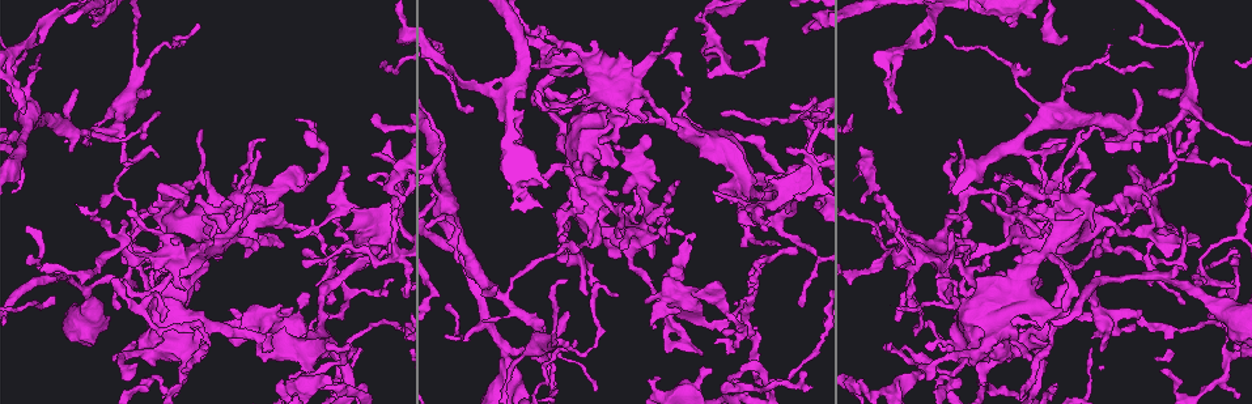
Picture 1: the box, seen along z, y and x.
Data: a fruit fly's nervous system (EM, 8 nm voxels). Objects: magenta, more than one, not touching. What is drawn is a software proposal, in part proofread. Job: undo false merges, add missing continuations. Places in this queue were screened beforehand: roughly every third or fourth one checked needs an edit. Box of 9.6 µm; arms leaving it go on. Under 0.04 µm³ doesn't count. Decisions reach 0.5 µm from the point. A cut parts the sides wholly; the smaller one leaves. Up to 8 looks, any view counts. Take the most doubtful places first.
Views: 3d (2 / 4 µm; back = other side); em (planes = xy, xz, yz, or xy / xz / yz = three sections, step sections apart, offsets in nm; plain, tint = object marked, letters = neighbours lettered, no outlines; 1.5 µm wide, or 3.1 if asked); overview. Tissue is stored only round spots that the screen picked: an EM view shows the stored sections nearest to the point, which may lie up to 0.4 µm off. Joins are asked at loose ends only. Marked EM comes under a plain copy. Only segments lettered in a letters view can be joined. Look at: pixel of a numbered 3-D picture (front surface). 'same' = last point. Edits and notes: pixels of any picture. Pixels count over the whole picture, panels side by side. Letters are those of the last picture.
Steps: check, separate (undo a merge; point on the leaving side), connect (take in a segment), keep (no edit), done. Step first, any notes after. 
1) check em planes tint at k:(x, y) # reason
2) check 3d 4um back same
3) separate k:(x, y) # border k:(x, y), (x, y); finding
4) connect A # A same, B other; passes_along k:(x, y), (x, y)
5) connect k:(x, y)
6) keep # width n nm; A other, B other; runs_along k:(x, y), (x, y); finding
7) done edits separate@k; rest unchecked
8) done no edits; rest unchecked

check 3d 2um at 1:(1207, 284) # abrupt turn

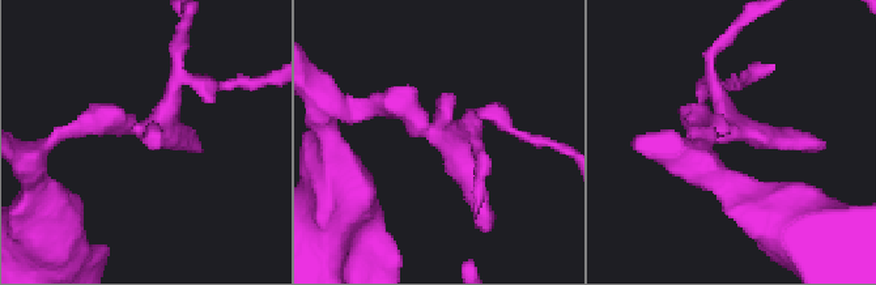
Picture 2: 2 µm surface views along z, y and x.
check em xz step 8 tint at 2:(444, 134)

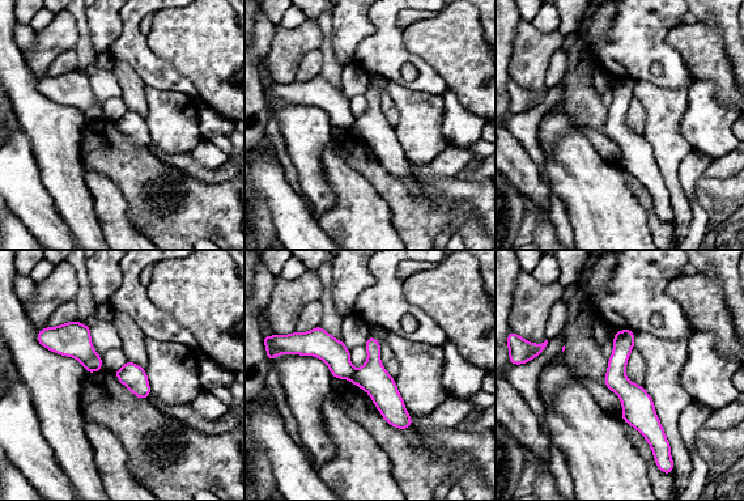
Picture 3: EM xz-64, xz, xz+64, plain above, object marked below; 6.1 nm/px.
check em xz step 8 letters same

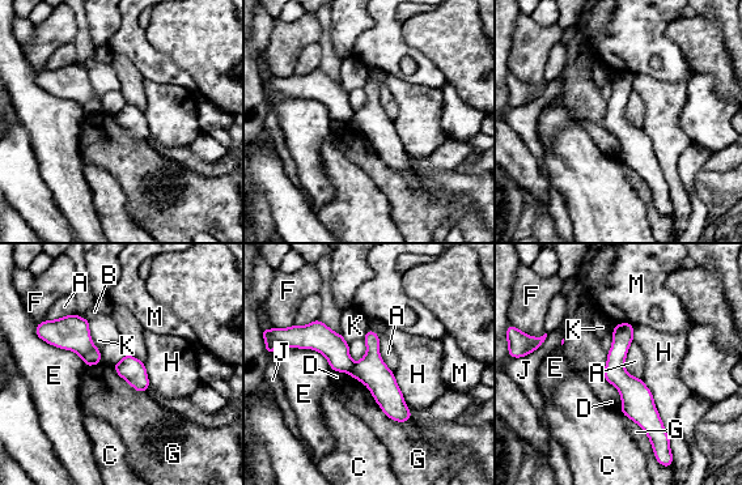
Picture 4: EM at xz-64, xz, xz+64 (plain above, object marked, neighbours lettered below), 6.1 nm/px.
separate 4:(333, 345) # longest_contact G 460 nm; A other, B other, C other, D other, E other, F other, G other, H other, J other, K other, M other; border 4:(355, 364), (348, 373); a second neuron is stuck on

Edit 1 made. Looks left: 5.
check overview # see it whole again

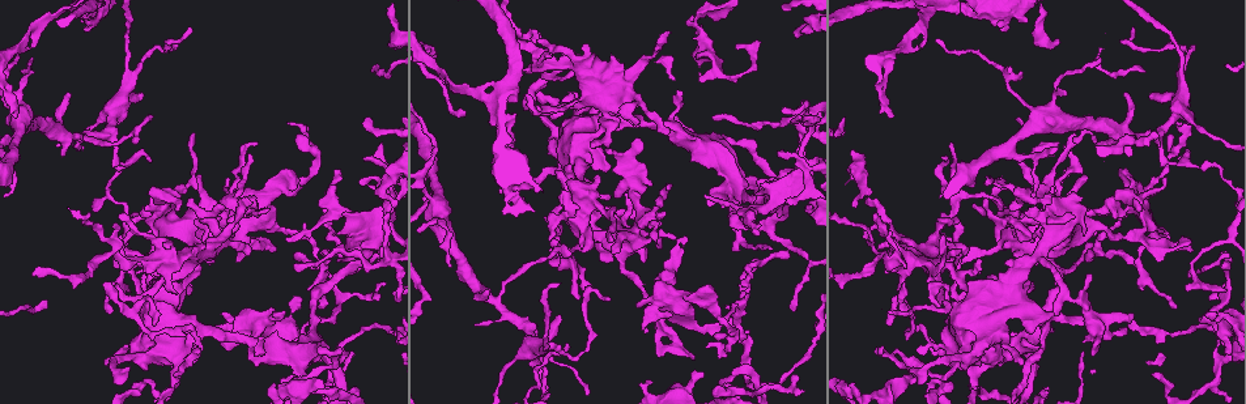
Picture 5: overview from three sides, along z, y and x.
check em planes letters at 5:(22, 50) # free end

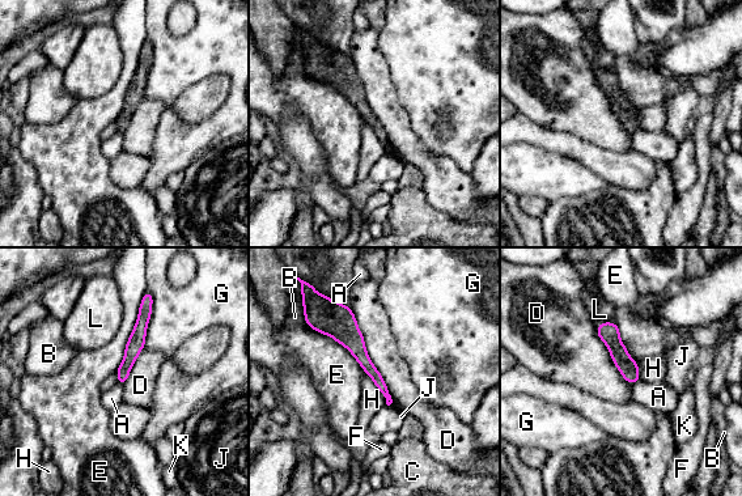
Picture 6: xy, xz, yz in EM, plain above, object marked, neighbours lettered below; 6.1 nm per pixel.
keep # A other, B other, C other, D other, E other, F other, G other, H other, J other, K other, L other; runs_along 6:(334, 306), (336, 319), (384, 389); none of them fits

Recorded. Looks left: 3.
check 3d 4um at 5:(713, 392) # free end

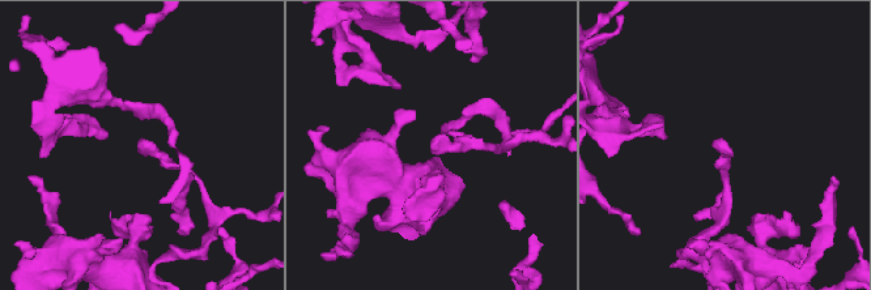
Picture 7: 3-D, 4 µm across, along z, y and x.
check em xy step 4 letters at 7:(721, 138)

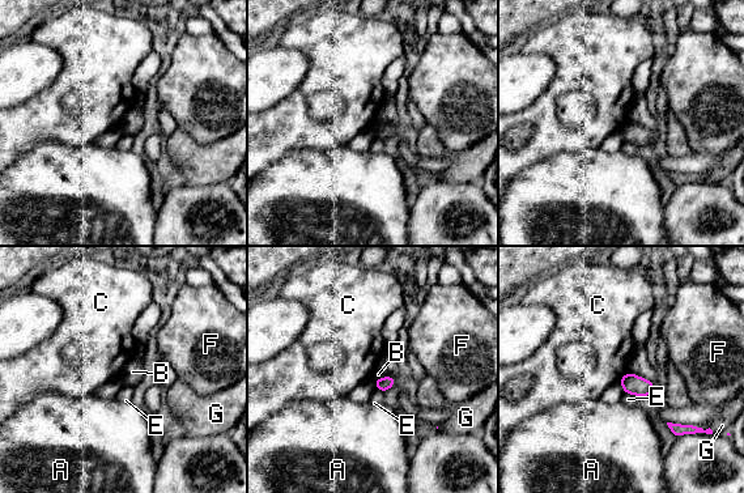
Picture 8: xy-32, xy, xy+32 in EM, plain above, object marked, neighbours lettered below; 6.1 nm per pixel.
keep # longest_contact E 100 nm; A other, B other, C other, E other, F other, G other; border 8:(626, 372), (619, 379); no lettered segment goes on from it

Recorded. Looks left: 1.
done edits separate@4; rest unchecked

